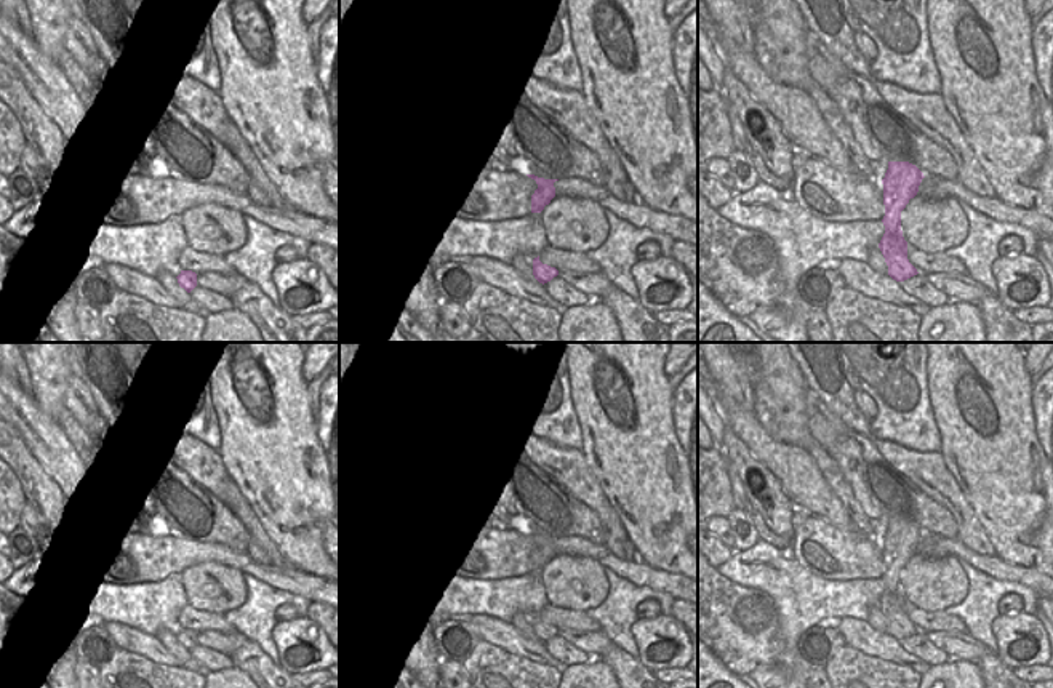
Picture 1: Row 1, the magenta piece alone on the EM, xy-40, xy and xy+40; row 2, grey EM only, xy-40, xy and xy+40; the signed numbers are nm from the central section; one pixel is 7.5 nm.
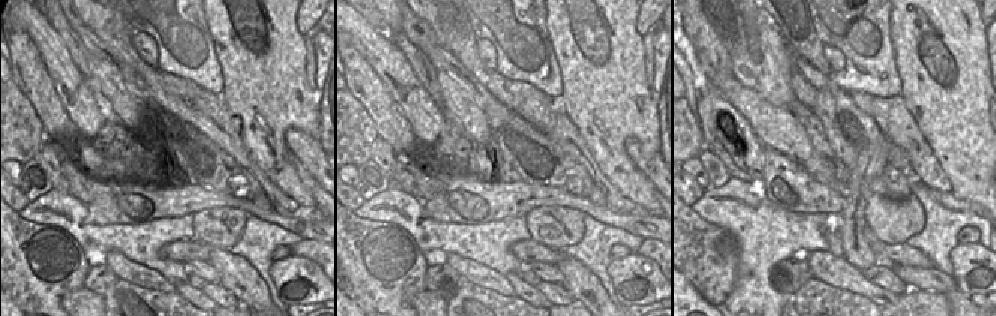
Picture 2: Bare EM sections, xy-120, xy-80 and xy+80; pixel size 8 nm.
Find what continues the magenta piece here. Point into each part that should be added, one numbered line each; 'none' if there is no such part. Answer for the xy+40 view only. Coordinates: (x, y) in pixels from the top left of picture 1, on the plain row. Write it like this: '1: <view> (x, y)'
none

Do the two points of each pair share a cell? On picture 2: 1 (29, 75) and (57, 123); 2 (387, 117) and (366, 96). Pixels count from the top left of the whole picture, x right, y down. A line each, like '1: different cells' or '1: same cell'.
1: same cell
2: same cell

